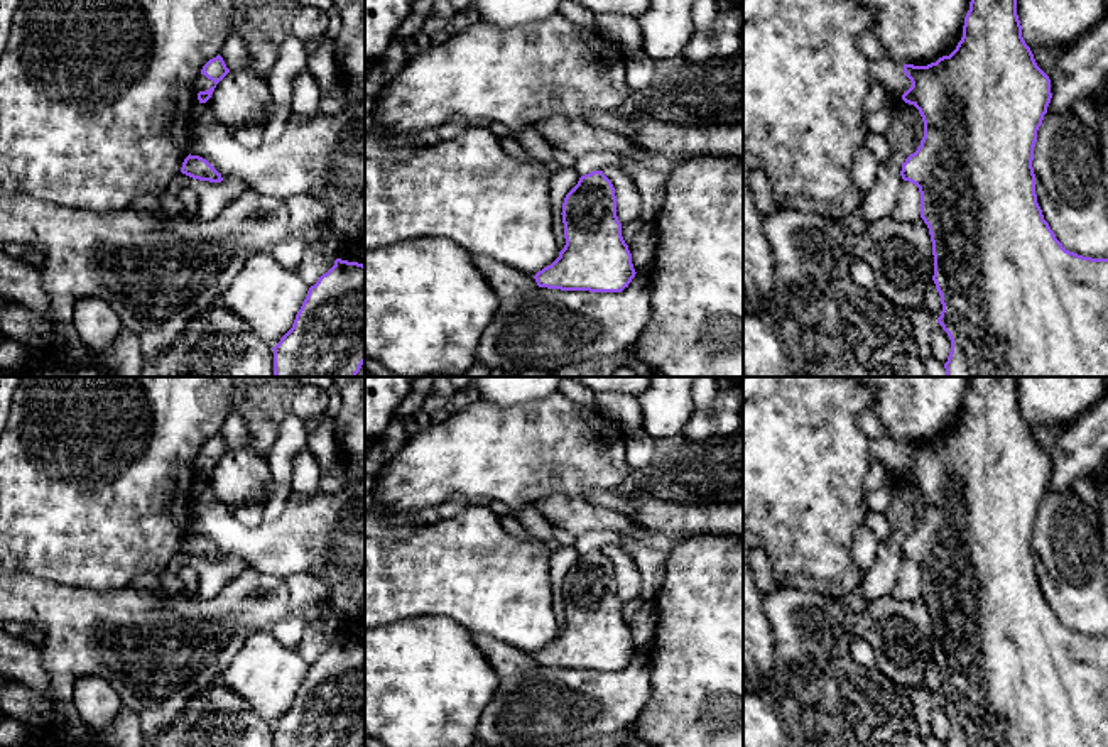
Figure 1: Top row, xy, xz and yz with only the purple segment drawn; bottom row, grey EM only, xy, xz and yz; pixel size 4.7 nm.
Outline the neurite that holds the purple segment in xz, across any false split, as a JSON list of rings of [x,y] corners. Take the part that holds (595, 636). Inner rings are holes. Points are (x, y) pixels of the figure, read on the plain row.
[[[603,549],[579,556],[562,581],[566,624],[534,657],[561,669],[622,671],[635,656],[632,632],[622,615],[616,575]]]

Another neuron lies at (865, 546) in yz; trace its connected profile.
[[[863,522],[853,534],[851,556],[861,571],[866,571],[877,559],[880,543],[873,531]]]

